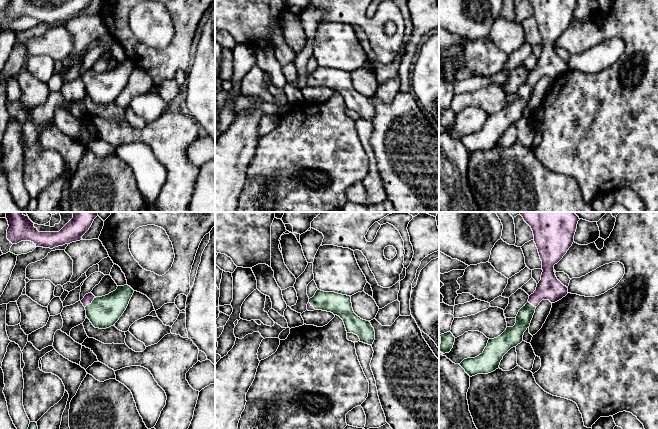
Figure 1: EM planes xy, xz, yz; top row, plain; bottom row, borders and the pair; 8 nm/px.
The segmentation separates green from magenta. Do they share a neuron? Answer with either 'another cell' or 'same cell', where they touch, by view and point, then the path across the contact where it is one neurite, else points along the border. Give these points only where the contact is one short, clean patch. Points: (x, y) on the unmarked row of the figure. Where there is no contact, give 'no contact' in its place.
same cell; contact xy (91, 79); way xy (103, 88), (91, 79), (88, 74)

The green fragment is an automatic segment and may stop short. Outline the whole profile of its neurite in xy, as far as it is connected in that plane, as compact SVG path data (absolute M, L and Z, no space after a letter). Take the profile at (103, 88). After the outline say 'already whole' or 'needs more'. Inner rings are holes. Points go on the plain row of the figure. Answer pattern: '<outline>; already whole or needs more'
M118 62L108 71L95 73L91 68L81 76L86 92L95 104L109 104L119 96L126 86L134 66L128 62Z; needs more

